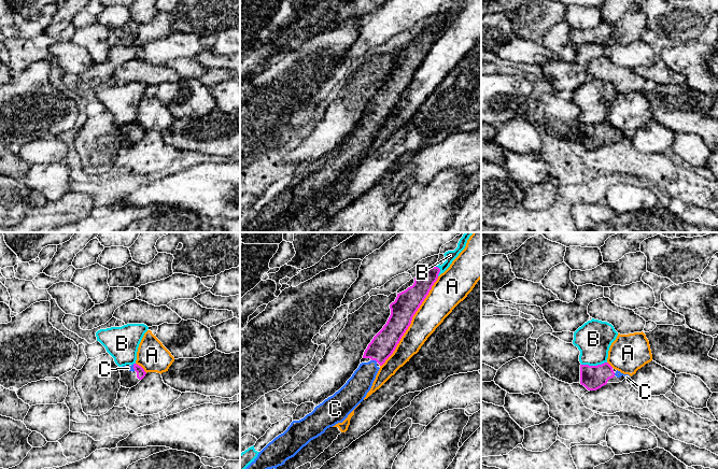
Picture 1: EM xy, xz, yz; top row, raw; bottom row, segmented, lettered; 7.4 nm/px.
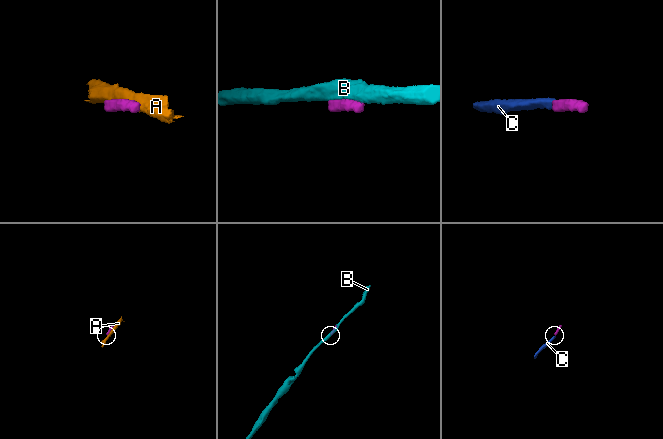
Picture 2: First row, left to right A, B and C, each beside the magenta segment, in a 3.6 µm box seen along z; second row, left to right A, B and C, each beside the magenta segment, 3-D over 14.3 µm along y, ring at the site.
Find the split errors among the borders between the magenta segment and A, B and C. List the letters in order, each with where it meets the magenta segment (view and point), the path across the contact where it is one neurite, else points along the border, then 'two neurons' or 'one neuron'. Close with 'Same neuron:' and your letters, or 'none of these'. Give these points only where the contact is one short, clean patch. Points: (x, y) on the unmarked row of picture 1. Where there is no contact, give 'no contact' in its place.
A: contact xz (410, 81); two neurons
B: contact yz (593, 125); two neurons
C: contact xz (375, 118); way xz (383, 103), (375, 118), (356, 146); one neuron
Same neuron: C

